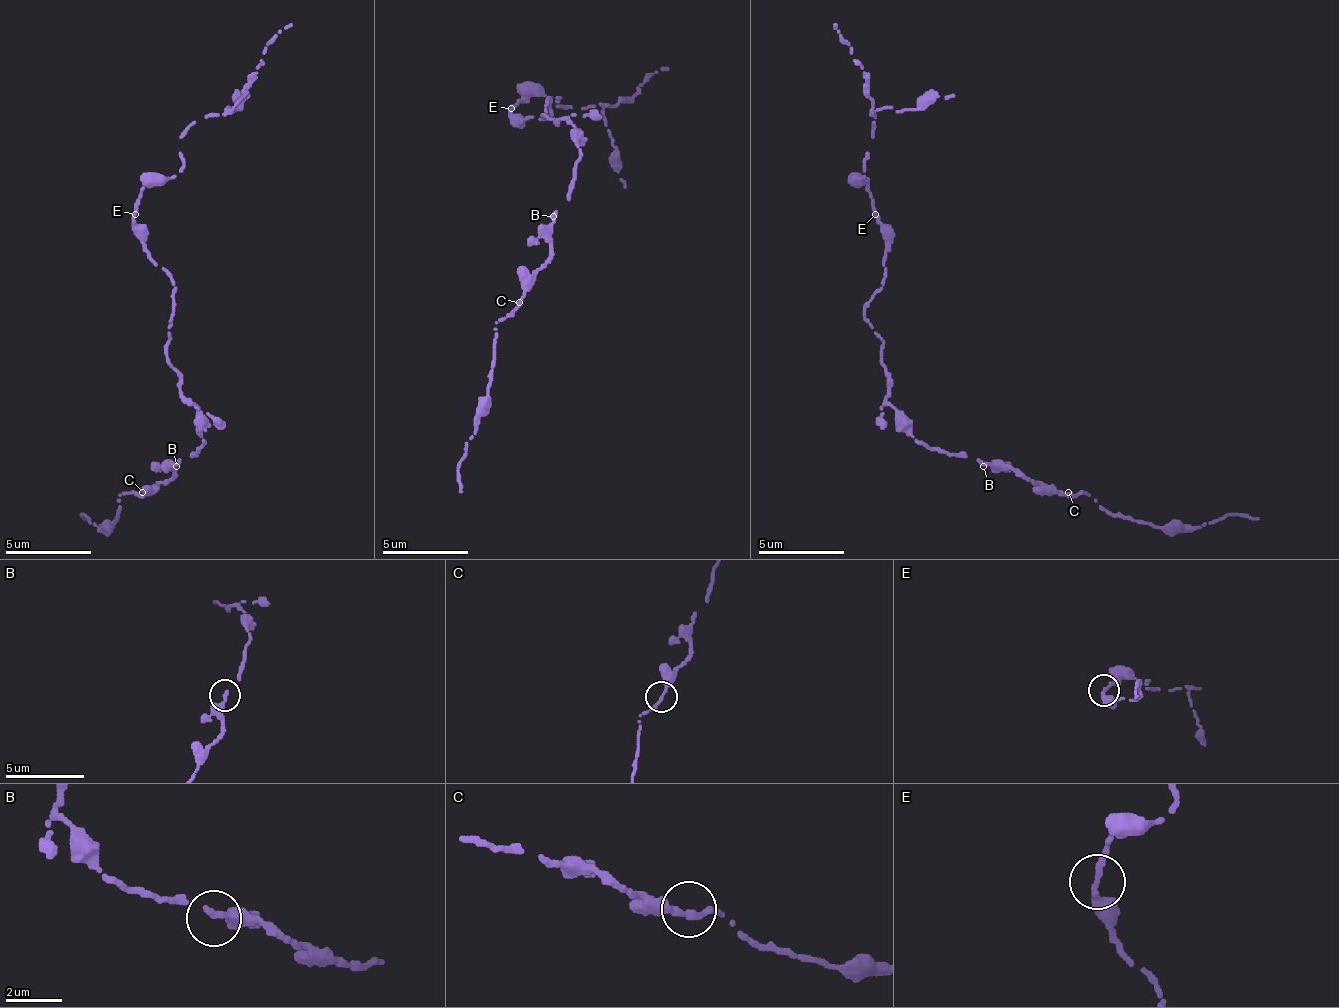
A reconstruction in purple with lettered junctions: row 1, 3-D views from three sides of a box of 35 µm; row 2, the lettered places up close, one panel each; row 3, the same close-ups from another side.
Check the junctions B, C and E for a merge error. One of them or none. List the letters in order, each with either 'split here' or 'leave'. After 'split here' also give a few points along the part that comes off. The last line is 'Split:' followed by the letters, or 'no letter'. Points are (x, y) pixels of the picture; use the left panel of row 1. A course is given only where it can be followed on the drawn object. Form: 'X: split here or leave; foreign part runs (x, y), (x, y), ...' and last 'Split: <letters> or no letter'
B: leave
C: leave
E: leave
Split: no letter

